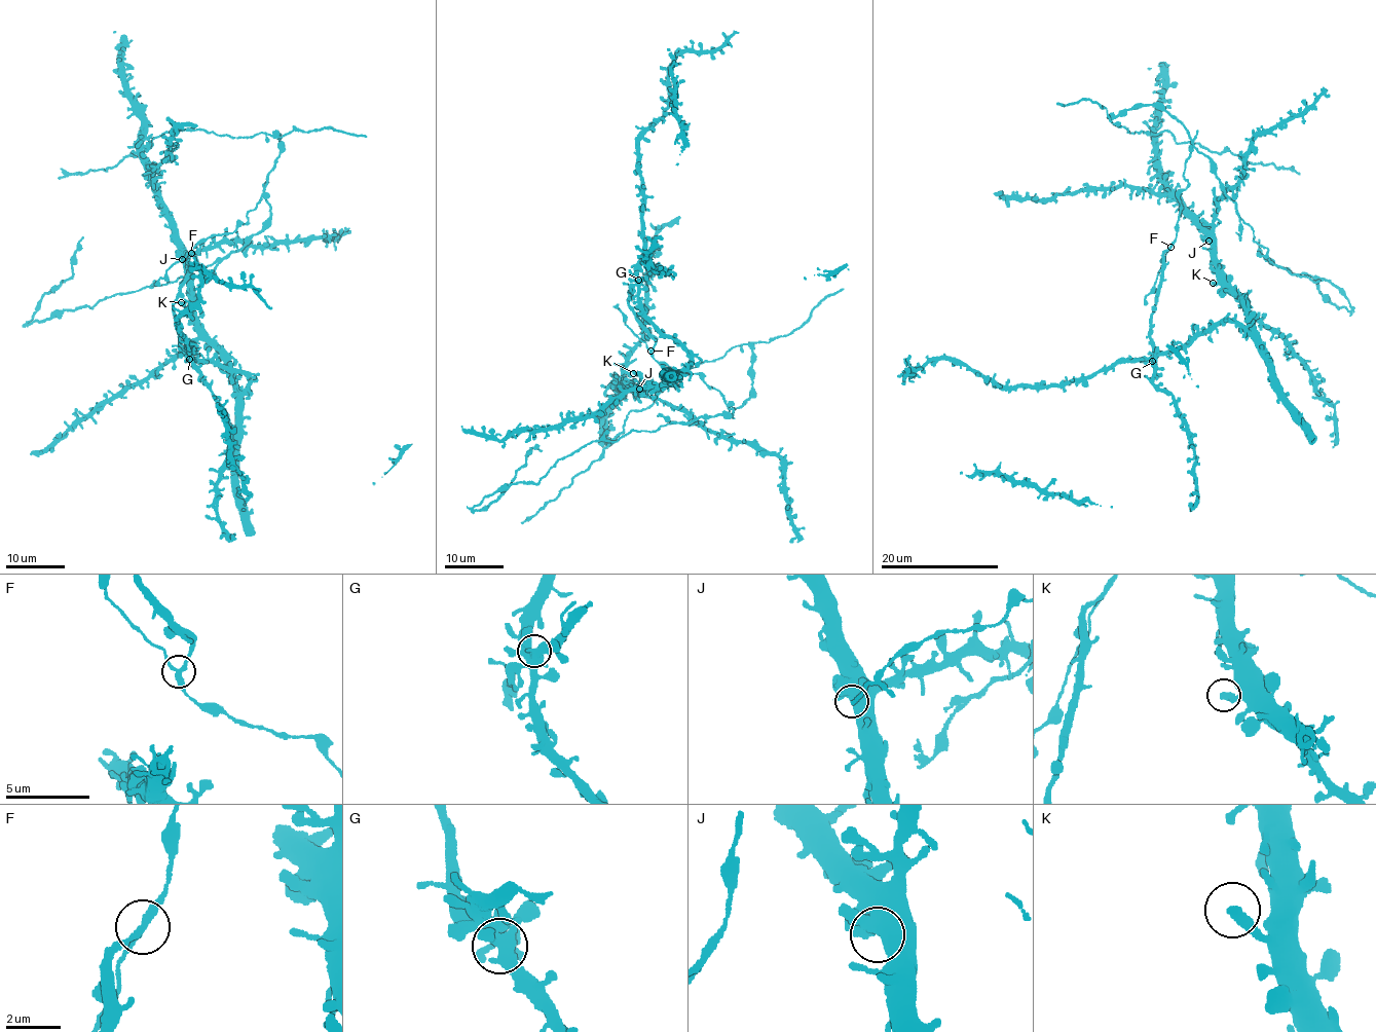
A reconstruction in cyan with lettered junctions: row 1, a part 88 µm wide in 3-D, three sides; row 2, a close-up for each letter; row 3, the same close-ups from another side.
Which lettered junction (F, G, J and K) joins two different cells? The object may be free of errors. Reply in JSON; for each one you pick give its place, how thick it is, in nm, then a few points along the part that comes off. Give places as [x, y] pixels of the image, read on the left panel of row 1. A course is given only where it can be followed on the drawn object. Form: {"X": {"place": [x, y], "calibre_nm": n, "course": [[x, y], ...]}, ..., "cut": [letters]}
{"F": {"place": [191, 253], "calibre_nm": 240, "course": [[191, 252], [248, 221], [263, 194], [270, 216], [261, 231], [199, 274], [29, 323], [73, 273], [83, 236]]}, "cut": ["F"]}

